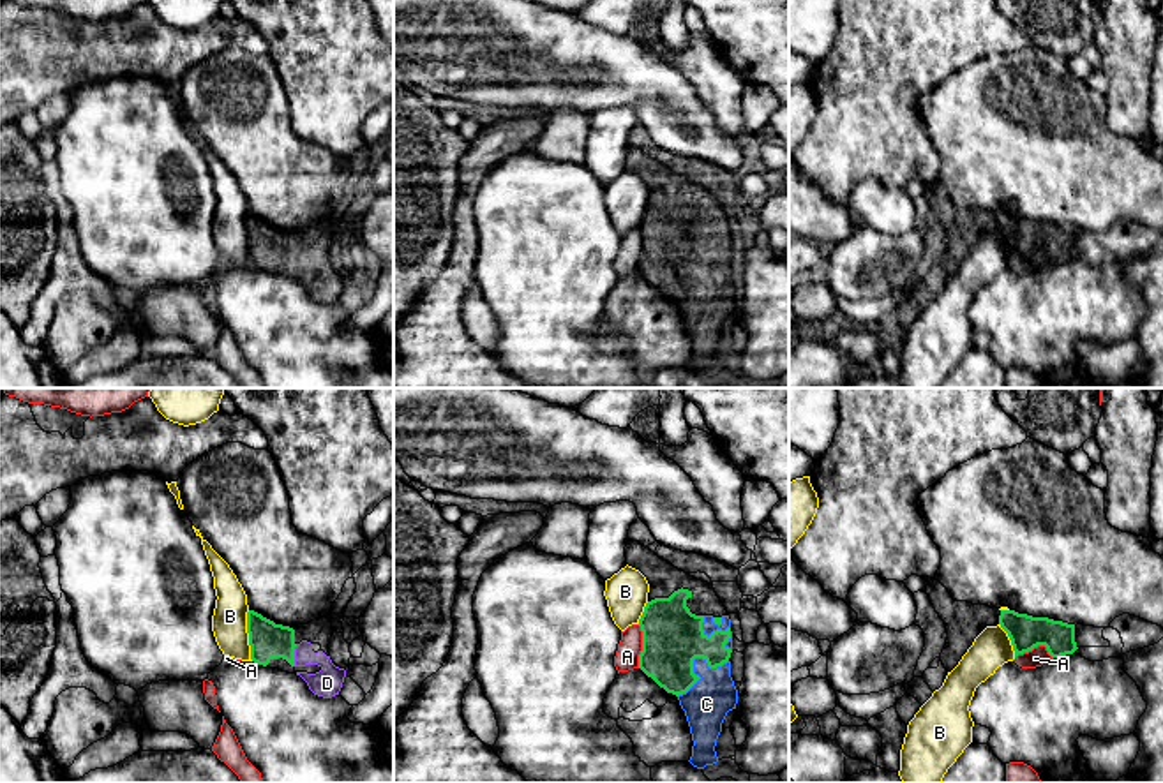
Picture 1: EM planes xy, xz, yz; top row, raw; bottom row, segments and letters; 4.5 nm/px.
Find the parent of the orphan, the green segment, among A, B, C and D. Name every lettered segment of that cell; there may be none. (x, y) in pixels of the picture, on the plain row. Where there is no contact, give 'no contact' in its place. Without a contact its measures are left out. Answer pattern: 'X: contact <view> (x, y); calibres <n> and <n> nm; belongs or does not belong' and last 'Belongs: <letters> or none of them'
A: contact xz (643, 251); calibres 280 and 110 nm; does not belong
B: contact xy (249, 240); calibres 170 and 160 nm; does not belong
C: contact xz (692, 268); calibres 280 and 200 nm; belongs
D: contact xy (293, 260); calibres 170 and 140 nm; belongs
Belongs: C, D

